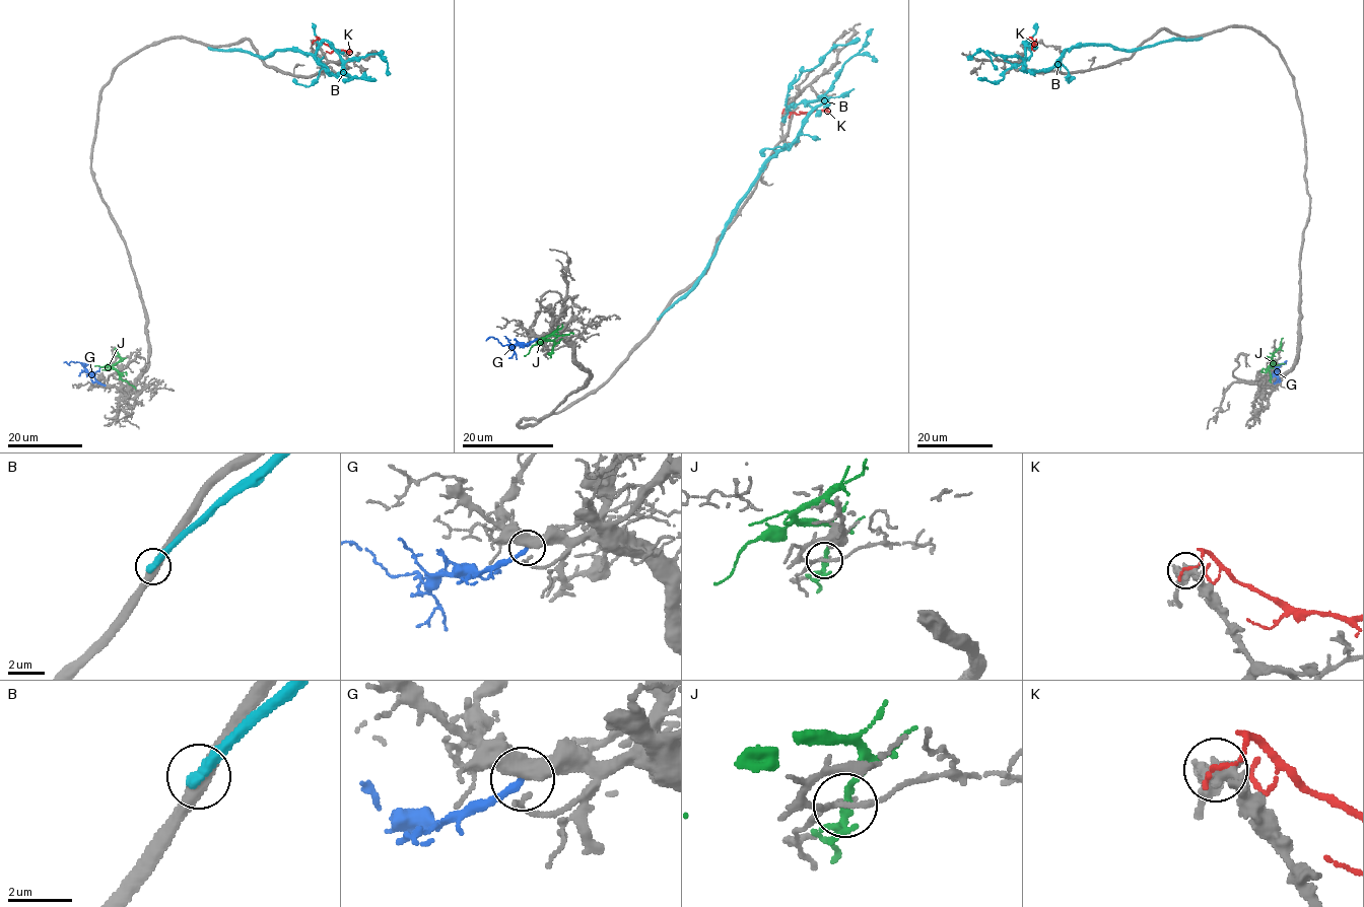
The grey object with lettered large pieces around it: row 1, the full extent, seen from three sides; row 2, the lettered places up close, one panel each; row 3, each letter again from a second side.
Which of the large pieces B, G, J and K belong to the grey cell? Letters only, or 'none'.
G

